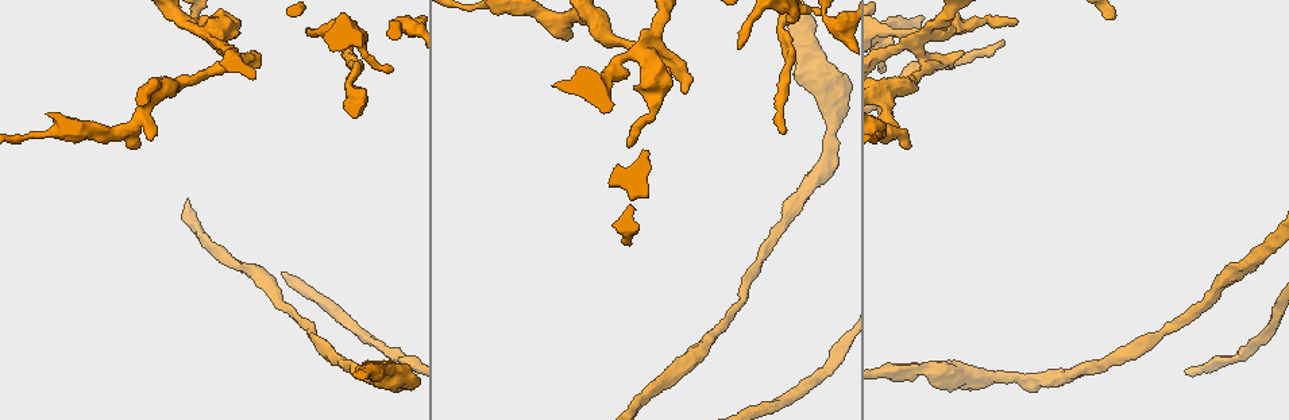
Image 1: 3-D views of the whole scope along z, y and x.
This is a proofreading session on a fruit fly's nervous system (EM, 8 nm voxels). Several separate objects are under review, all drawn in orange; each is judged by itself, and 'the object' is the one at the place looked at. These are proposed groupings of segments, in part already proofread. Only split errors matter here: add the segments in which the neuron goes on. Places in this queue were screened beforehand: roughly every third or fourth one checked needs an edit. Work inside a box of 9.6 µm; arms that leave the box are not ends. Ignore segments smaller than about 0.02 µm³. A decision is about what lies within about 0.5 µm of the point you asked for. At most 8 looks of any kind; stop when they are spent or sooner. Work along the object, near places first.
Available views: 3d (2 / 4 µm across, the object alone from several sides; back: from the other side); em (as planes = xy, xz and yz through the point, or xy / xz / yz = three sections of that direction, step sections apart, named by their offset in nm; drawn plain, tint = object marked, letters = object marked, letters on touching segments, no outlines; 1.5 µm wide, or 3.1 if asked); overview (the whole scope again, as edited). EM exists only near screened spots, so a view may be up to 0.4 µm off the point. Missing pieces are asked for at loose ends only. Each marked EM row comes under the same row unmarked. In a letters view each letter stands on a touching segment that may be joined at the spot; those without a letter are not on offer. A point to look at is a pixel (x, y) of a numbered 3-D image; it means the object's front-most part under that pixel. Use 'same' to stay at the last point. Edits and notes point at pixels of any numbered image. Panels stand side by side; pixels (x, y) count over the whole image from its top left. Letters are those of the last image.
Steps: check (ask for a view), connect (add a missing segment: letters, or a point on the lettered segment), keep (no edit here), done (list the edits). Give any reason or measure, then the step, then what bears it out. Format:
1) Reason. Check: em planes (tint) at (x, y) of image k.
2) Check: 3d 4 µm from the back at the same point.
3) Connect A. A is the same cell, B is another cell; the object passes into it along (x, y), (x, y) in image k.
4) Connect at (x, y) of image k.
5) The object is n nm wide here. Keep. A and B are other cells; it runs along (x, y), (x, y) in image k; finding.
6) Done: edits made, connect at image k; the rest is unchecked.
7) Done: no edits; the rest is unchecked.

Branch stops here. Check: em xz step 8 (letters) at (918, 30) of image 1.

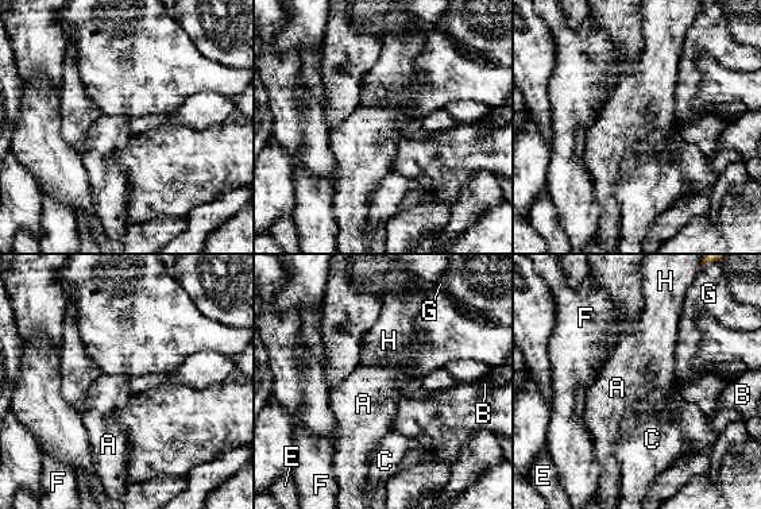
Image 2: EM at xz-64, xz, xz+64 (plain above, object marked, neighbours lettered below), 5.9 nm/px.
Check: em xy step 8 (letters) at the same point.

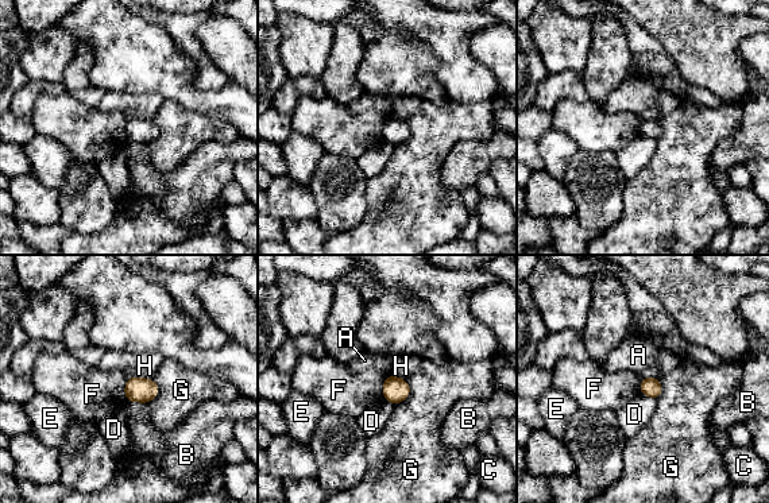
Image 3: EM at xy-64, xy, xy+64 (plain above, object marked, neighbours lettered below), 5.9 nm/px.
Keep. A, B, C, D, E, F, G and H are other cells; a border runs along (641, 393), (654, 399) in image 3; none of them fits.

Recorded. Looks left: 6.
Free end. Check: 3d 2 µm at (784, 131) of image 1.

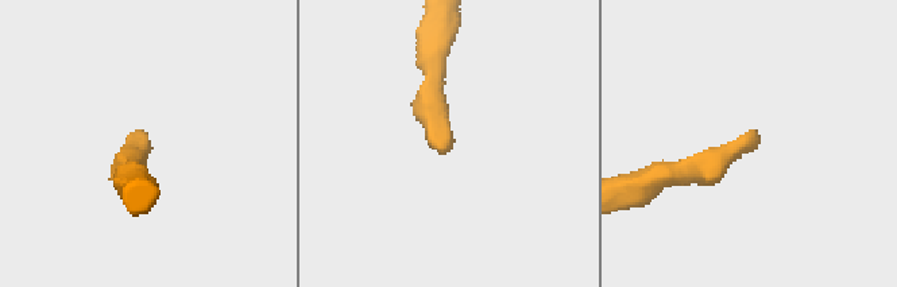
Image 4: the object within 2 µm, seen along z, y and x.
Now the EM. Check: em xz step 4 (tint) at (445, 152) of image 4.

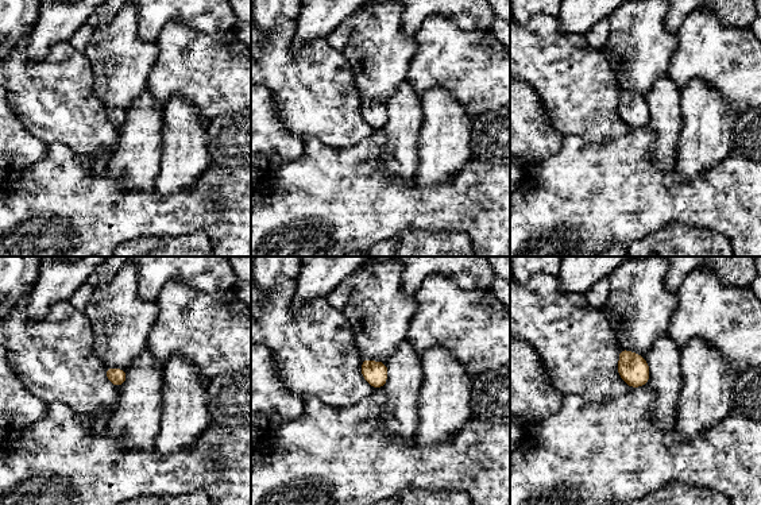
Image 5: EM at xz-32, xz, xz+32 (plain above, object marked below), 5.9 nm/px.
Cut it another way. Check: em planes (letters) at the same point.

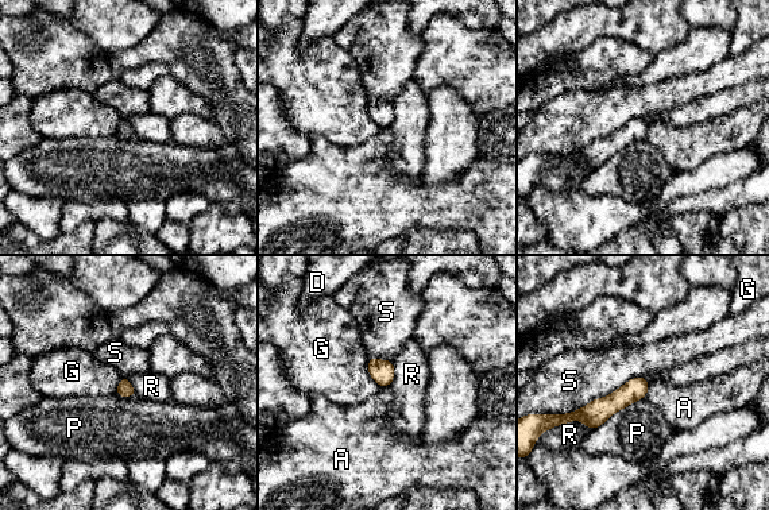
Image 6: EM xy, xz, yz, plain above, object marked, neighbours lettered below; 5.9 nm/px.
The longest contact is with S, 550 nm. Keep. A, D, G, P, R and S are other cells; no lettered segment goes on from it.

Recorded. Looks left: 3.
An open end. Check: em planes (letters) at (565, 36) of image 1.

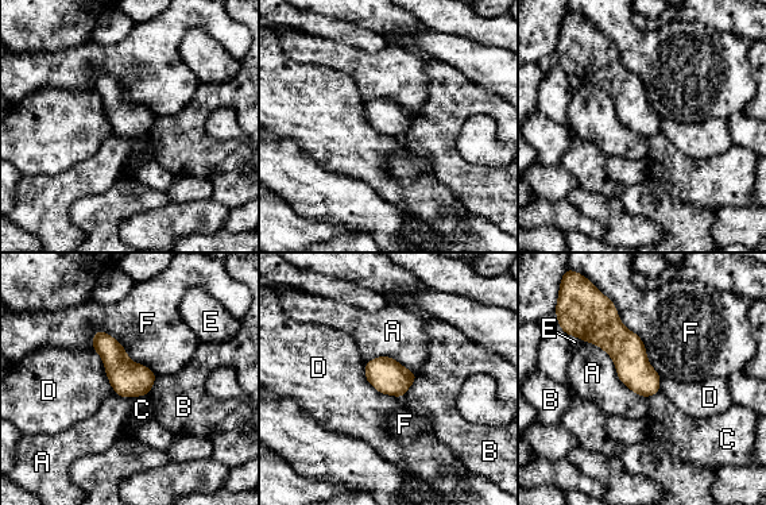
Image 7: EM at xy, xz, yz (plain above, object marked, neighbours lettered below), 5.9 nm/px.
The object is 200 nm wide here. Keep. A, B, C, D, E and F are other cells; it runs along (606, 309), (606, 330), (656, 389) in image 7; none of them fits.

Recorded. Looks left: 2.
Done: no edits; the rest is unchecked.

